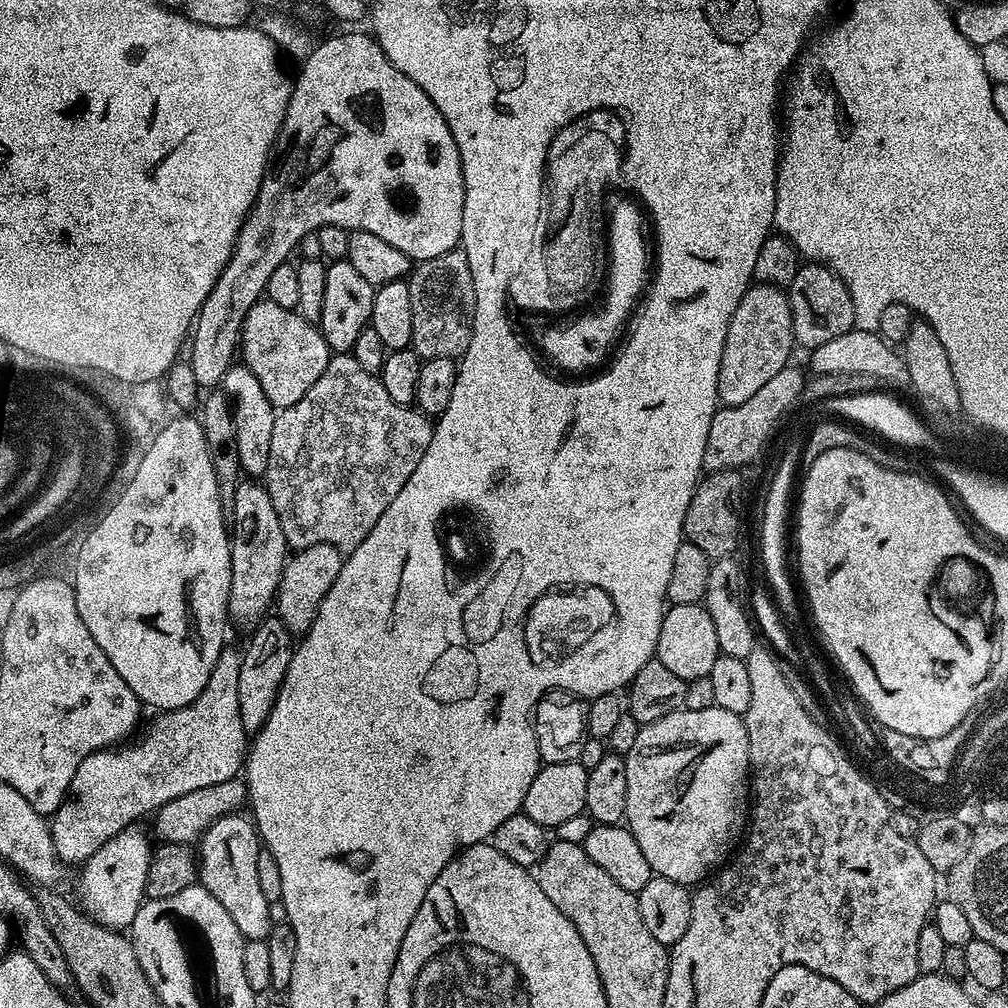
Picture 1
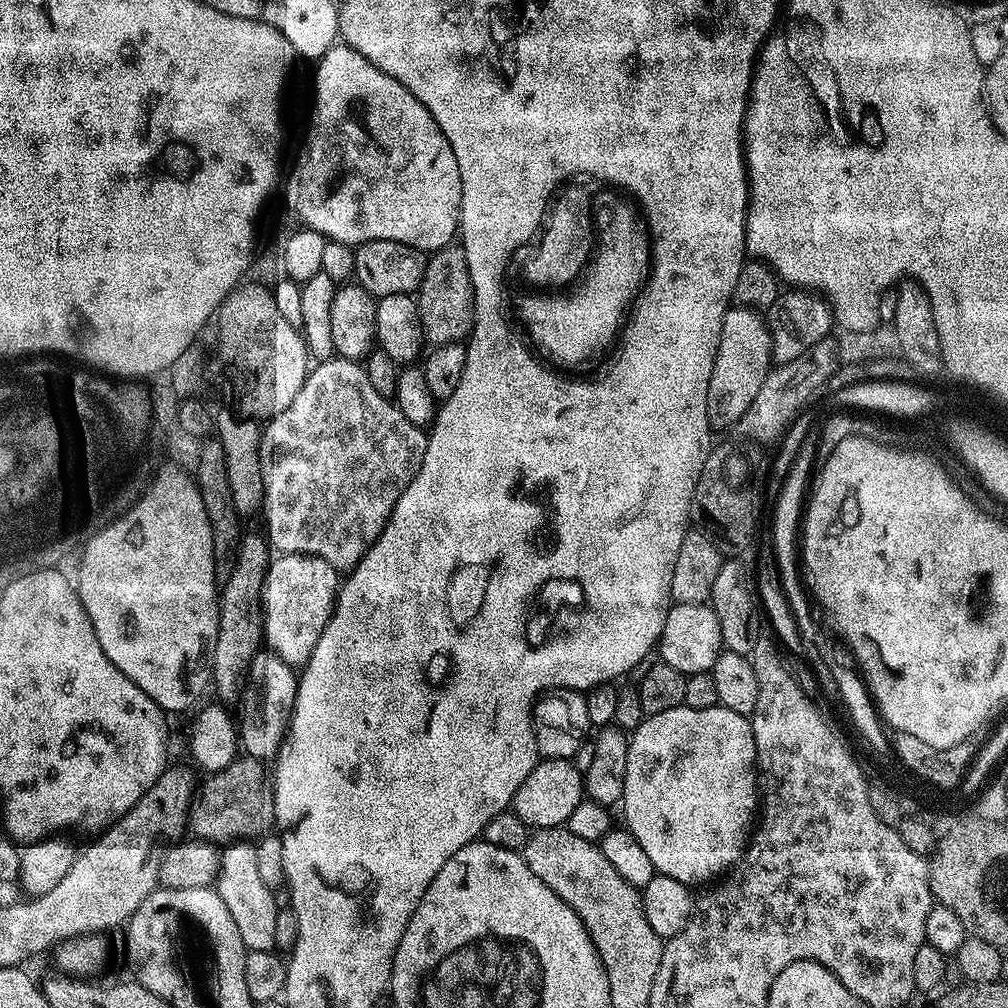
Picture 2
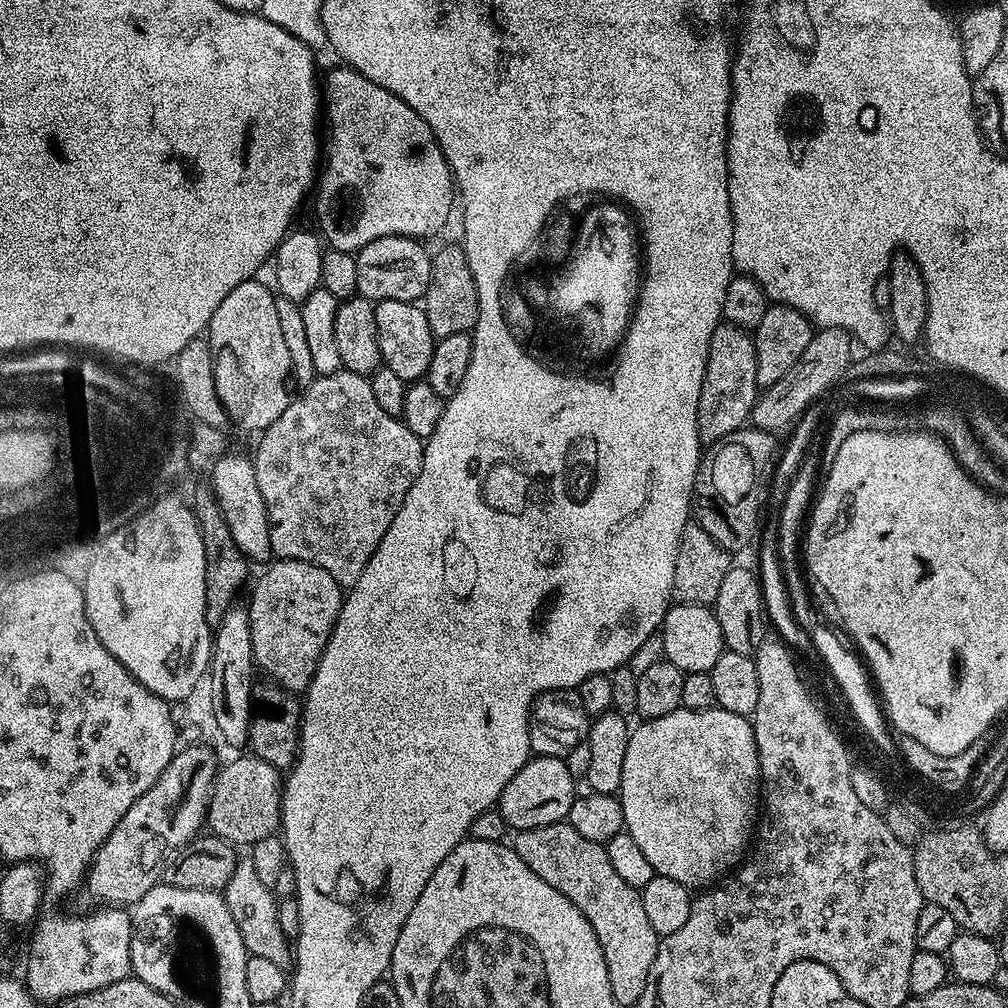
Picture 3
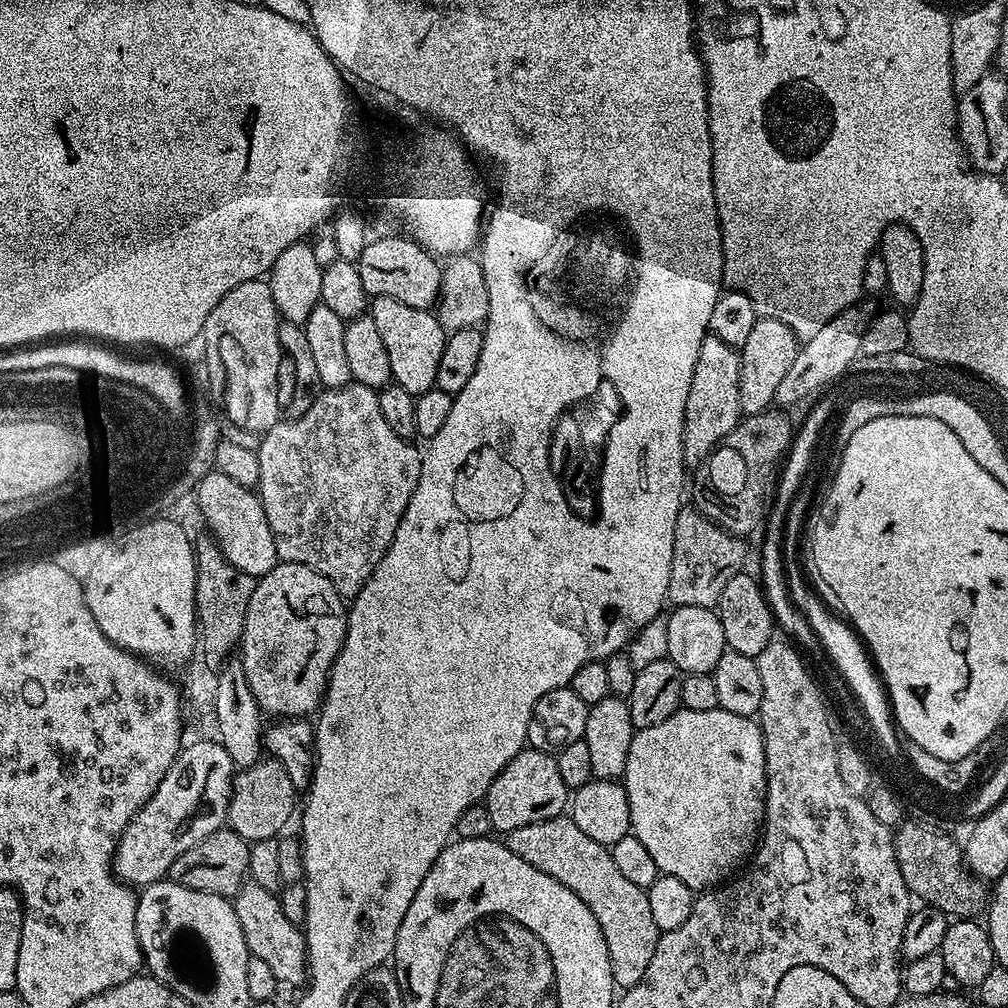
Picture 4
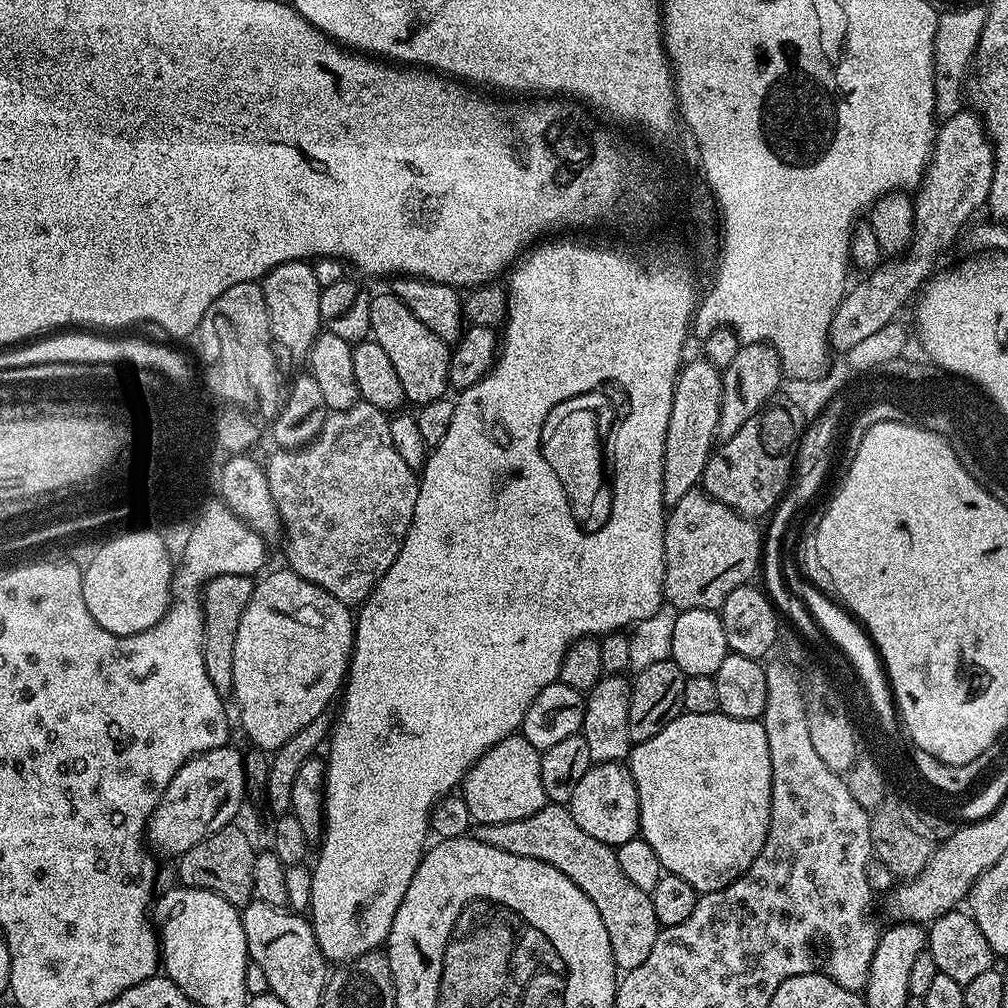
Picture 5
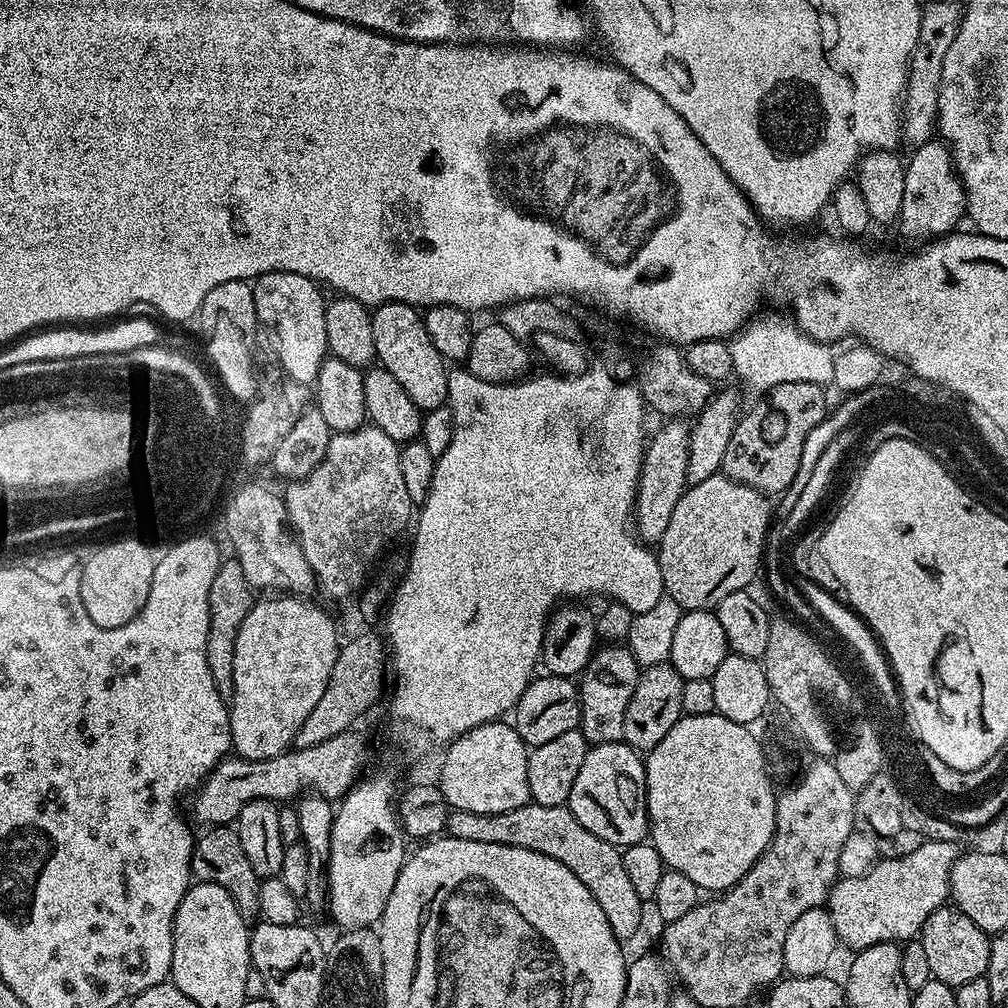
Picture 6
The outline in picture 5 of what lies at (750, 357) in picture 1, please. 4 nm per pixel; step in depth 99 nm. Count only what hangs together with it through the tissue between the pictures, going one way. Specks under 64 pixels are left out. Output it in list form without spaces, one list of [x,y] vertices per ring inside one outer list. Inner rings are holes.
[[[697,358],[683,365],[676,377],[670,422],[666,426],[664,451],[664,503],[671,506],[682,494],[693,491],[704,479],[704,467],[717,443],[716,427],[720,421],[722,372],[710,361]]]

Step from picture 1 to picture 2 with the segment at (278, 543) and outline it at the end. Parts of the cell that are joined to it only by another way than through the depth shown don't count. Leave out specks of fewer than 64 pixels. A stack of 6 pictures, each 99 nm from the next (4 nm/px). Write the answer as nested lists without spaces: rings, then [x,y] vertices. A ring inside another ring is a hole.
[[[245,531],[241,535],[231,561],[232,573],[220,588],[220,625],[218,642],[214,642],[212,678],[219,699],[235,701],[244,689],[248,667],[254,654],[261,651],[264,640],[264,583],[270,563],[270,545],[263,535]]]

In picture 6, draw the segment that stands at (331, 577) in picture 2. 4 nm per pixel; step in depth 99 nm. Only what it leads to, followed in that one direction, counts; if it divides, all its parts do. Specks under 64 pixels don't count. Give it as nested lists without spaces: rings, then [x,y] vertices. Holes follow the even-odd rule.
[[[268,594],[265,600],[257,599],[238,630],[238,642],[234,646],[234,670],[232,671],[232,691],[230,693],[230,711],[228,721],[232,731],[231,751],[241,760],[265,760],[289,751],[293,747],[298,730],[302,730],[302,722],[310,715],[310,710],[318,706],[322,694],[326,694],[326,682],[330,682],[330,670],[334,670],[334,662],[342,647],[342,640],[336,637],[336,624],[315,604],[300,594]]]

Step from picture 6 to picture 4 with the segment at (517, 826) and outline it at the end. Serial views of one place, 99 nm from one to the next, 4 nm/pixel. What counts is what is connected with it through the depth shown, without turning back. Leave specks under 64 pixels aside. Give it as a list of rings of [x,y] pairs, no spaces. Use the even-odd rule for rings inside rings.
[[[567,815],[518,826],[518,830],[507,833],[506,843],[522,862],[530,862],[530,866],[542,870],[542,874],[550,874],[550,878],[562,882],[562,886],[574,890],[574,894],[586,902],[602,930],[602,938],[606,938],[612,981],[617,989],[627,990],[642,982],[642,974],[646,974],[646,966],[650,966],[650,958],[654,958],[661,932],[650,915],[647,891],[634,886],[634,882],[628,881],[616,869],[609,845],[594,842],[594,838],[578,830]]]

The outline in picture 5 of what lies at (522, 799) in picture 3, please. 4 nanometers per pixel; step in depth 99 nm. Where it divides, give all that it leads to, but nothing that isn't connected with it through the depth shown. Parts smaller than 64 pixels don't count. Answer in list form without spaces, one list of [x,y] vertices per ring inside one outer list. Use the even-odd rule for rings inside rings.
[[[513,734],[498,742],[473,768],[469,768],[462,781],[462,795],[466,810],[470,810],[476,824],[514,822],[530,814],[538,814],[549,803],[542,786],[540,752],[526,742],[523,734]]]

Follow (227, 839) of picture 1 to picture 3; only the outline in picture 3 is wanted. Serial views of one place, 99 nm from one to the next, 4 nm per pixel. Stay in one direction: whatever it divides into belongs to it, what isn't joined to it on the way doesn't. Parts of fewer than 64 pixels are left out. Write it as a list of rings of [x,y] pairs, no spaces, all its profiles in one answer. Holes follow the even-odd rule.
[[[244,858],[237,863],[230,882],[222,889],[222,895],[234,922],[238,926],[238,934],[242,934],[244,945],[249,954],[258,958],[267,958],[269,962],[278,962],[287,965],[293,959],[294,952],[290,947],[290,938],[282,932],[282,926],[278,926],[278,899],[273,889],[266,887],[258,879],[258,873],[254,871],[254,862],[250,858]]]

